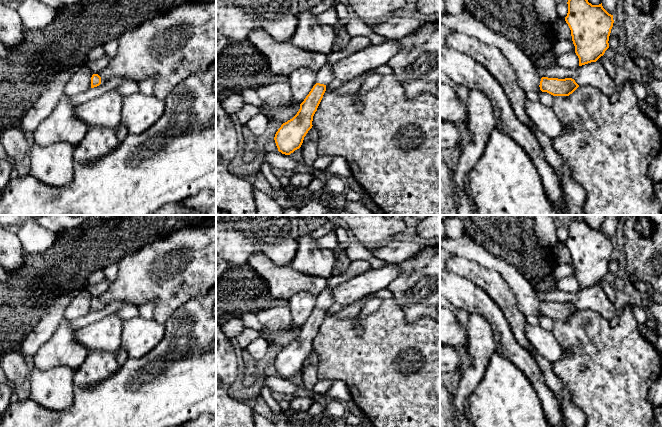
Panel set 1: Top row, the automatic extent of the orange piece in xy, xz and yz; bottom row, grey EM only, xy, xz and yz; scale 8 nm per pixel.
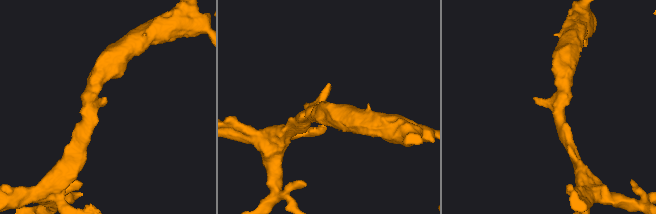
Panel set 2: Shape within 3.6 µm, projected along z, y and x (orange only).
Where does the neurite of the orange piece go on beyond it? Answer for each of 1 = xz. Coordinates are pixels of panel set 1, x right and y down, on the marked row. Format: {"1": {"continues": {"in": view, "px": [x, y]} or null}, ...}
{"1": {"continues": {"in": "xz", "px": [325, 75]}}}

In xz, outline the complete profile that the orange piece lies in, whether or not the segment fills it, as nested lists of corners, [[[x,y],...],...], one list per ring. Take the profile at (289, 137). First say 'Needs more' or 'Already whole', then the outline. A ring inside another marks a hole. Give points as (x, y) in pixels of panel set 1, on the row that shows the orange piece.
Needs more. [[[355,36],[344,49],[330,53],[328,62],[316,73],[316,84],[300,104],[297,114],[276,132],[274,140],[279,152],[290,155],[301,147],[304,137],[313,126],[313,116],[326,91],[326,85],[334,80],[333,65],[370,44],[368,37]]]

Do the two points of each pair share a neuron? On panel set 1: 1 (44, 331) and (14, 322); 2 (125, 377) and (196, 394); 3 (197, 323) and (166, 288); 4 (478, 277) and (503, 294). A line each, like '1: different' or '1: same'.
1: different
2: same
3: different
4: same

